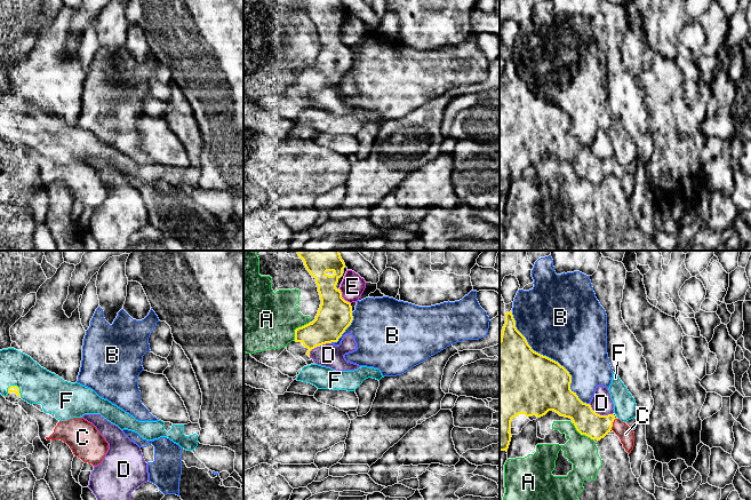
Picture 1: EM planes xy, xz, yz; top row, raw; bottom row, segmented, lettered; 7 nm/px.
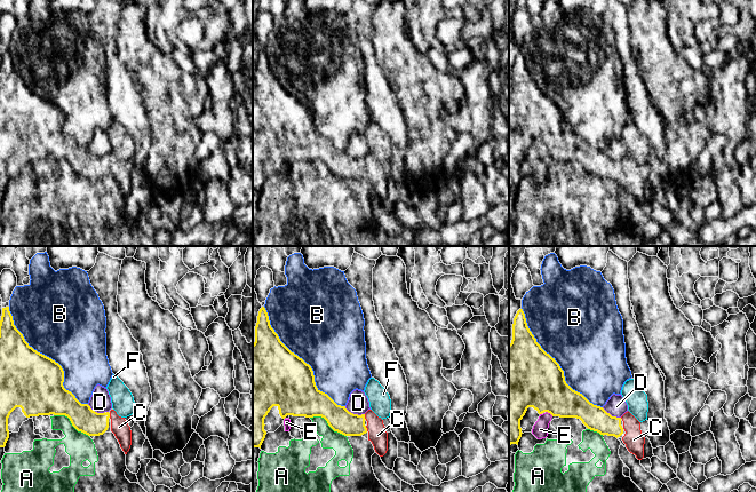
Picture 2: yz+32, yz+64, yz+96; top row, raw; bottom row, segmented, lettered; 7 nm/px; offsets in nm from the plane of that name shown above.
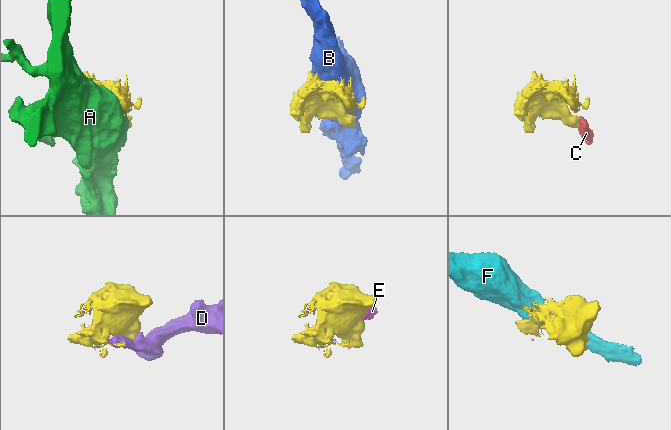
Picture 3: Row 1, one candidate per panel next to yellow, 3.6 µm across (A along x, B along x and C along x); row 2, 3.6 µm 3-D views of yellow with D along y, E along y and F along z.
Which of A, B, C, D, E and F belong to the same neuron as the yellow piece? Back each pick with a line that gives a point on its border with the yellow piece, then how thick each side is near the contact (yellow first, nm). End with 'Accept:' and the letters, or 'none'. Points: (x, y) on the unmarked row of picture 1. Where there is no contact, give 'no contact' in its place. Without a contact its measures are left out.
C: contact yz (612, 168); calibres 180 and 110 nm
Accept: C

